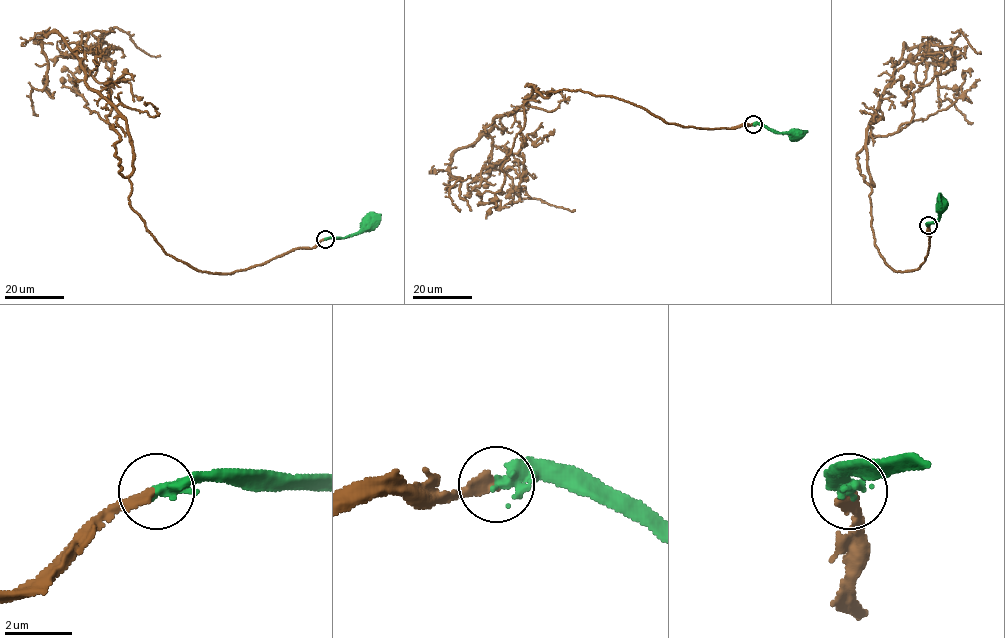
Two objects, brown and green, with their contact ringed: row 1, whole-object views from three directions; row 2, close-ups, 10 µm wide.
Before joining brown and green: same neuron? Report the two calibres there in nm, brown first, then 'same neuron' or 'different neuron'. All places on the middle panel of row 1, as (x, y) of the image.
320/380 nm | same neuron

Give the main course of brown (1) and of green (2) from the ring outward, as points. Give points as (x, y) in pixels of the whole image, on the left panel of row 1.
1: (324, 239), (230, 273), (168, 255), (130, 204), (127, 120), (52, 32), (37, 114)
2: (324, 239), (353, 235), (369, 222)

